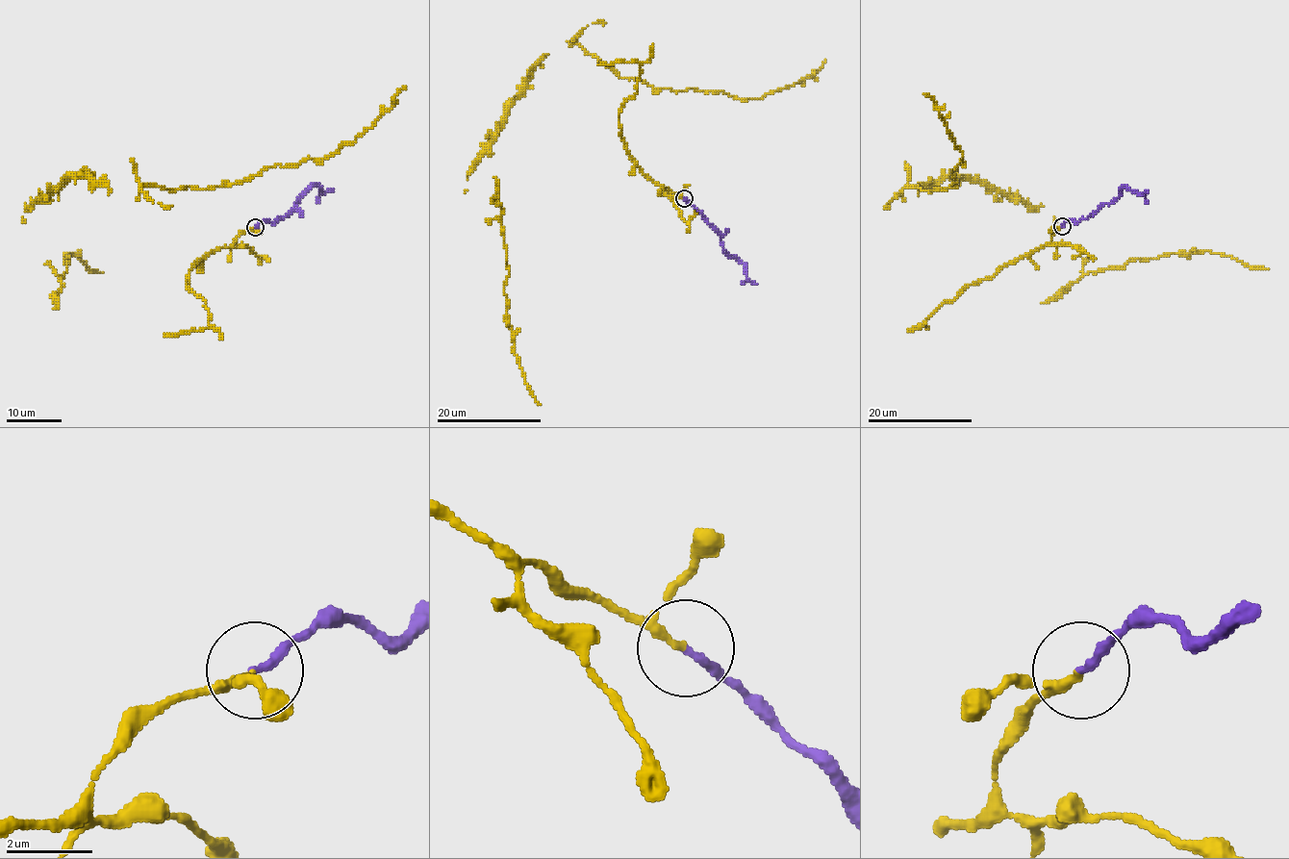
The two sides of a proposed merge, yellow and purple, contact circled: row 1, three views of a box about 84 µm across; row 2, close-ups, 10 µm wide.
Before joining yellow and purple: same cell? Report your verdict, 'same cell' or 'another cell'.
same cell

